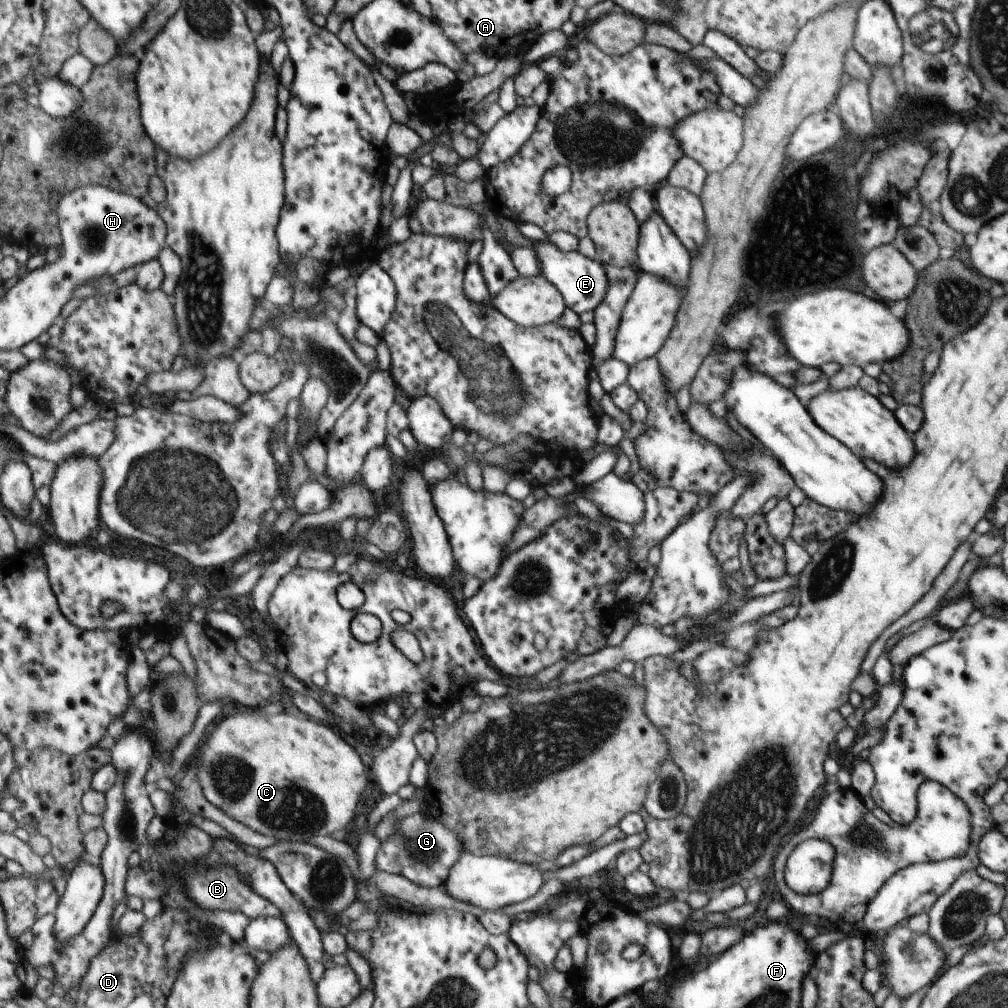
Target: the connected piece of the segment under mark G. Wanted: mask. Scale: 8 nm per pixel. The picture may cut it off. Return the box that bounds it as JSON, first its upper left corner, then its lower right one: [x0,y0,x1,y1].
[374,812,464,887]

